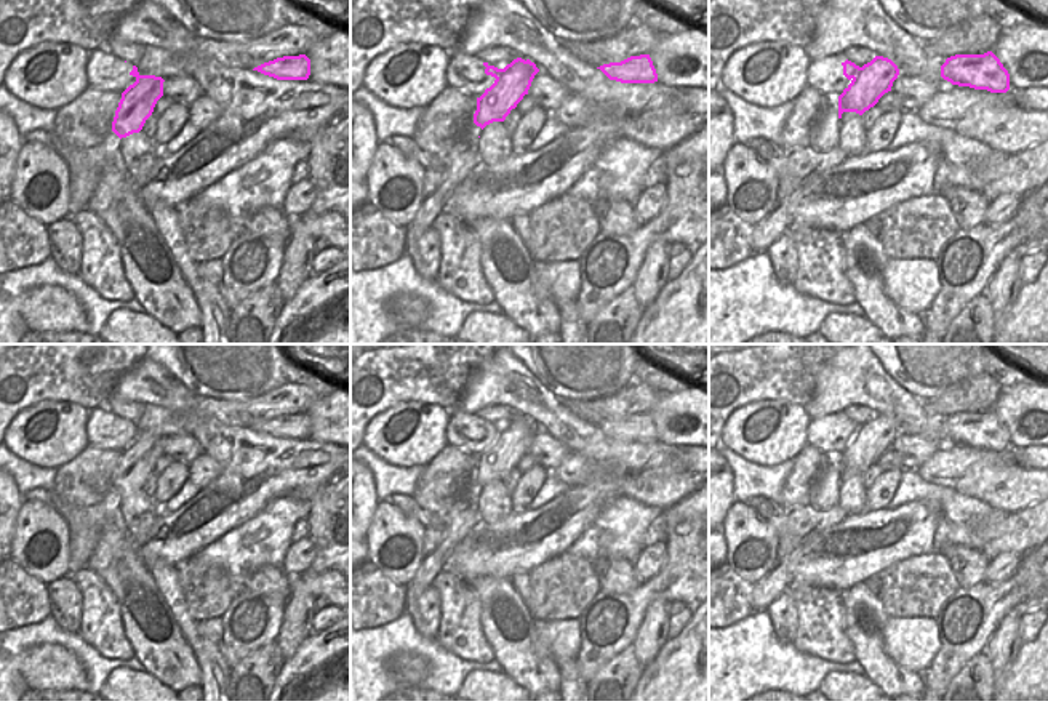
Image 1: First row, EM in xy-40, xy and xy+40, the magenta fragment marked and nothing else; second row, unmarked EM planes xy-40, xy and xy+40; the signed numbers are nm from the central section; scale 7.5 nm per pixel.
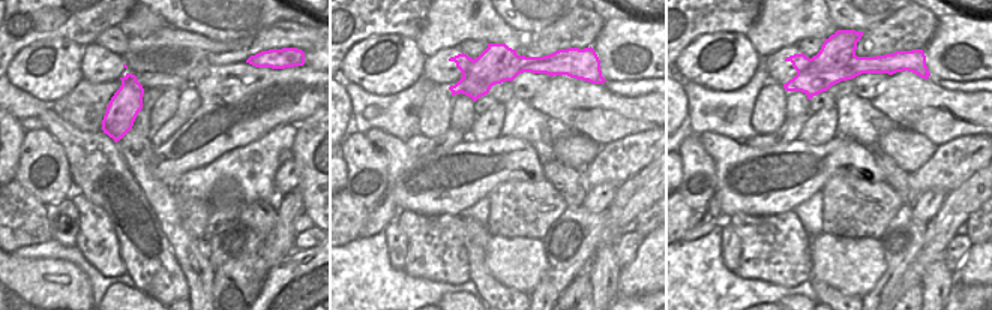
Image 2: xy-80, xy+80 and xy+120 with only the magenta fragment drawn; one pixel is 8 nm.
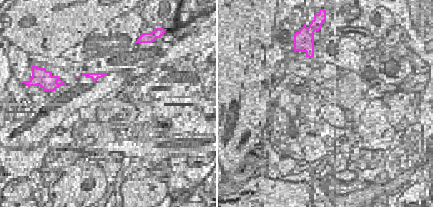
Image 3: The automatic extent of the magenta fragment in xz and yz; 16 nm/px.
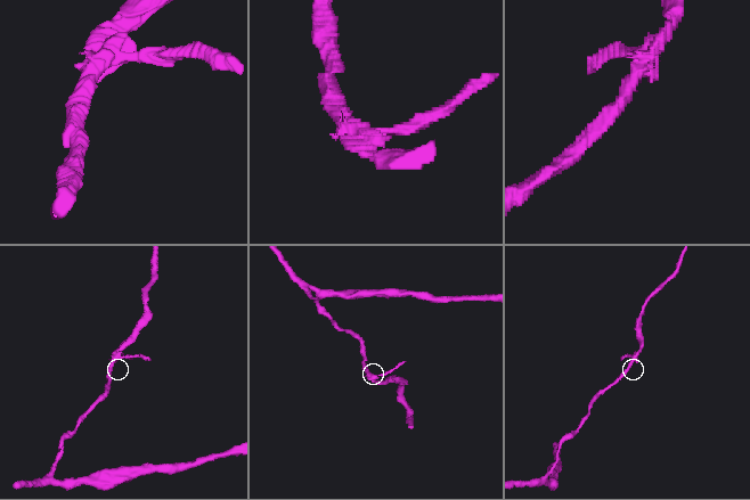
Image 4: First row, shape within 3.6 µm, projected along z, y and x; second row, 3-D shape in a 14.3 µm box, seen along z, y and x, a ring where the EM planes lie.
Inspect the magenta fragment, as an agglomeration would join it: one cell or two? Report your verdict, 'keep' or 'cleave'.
cleave

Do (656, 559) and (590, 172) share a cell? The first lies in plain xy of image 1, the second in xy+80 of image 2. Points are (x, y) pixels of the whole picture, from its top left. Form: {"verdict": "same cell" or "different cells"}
{"verdict": "different cells"}

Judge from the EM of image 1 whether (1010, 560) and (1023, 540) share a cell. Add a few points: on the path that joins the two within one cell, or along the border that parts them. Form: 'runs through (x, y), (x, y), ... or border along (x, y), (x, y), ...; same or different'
border along (1021, 554), (997, 554), (989, 562); different

